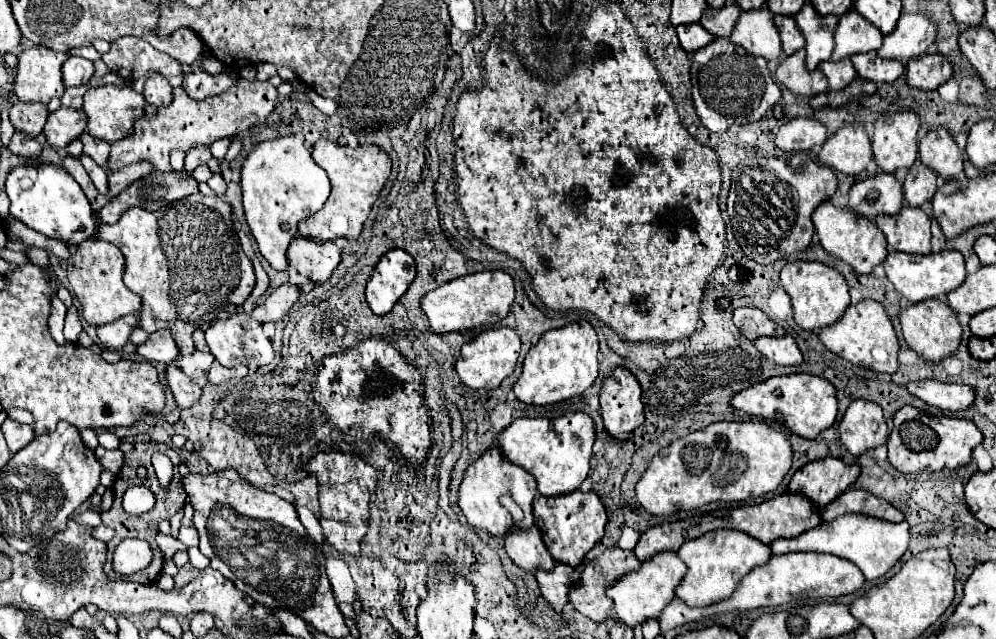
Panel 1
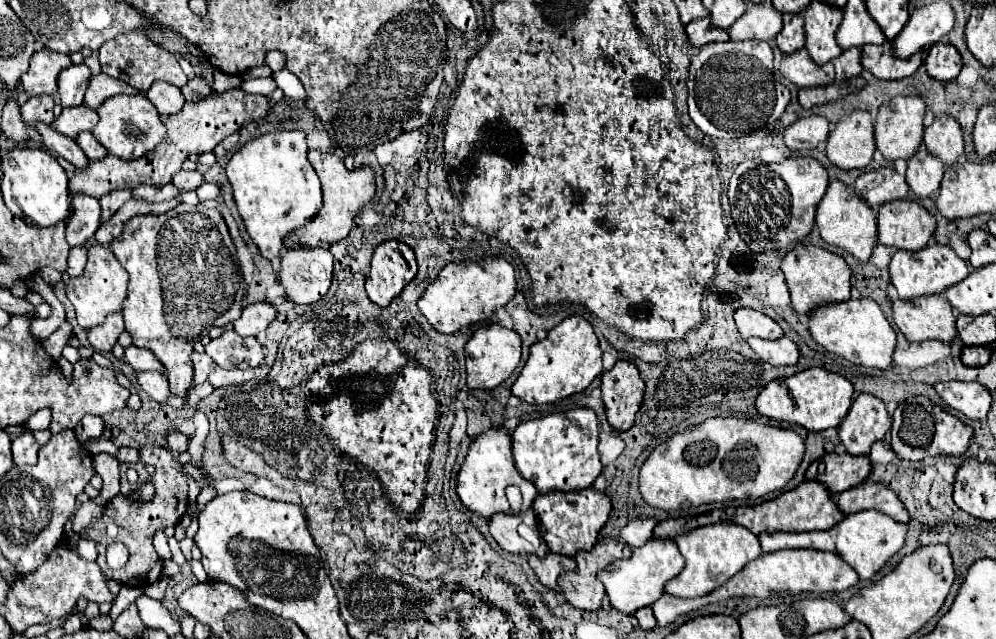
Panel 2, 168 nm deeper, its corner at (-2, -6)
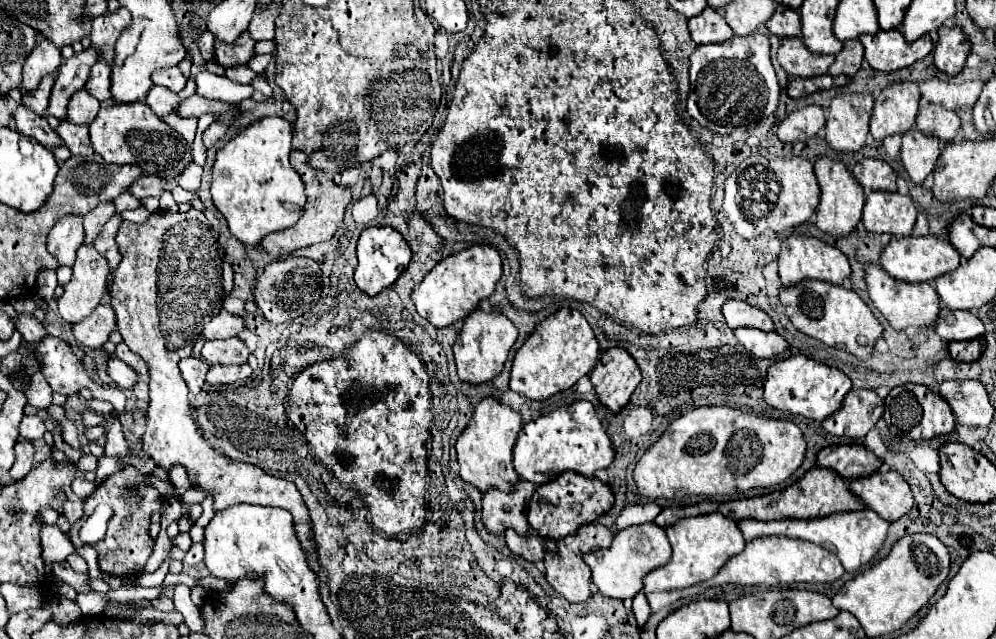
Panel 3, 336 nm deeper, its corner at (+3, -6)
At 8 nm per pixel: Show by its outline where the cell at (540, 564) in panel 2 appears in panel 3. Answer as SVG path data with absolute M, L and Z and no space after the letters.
M509 530L509 532L505 532L505 540L507 540L507 546L513 554L519 554L529 562L539 562L539 560L545 558L546 547L544 540L546 538L542 539L537 534L531 534L529 540L521 540L517 536L517 532Z

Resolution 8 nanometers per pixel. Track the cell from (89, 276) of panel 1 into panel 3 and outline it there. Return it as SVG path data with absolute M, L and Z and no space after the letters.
M83 244L77 250L77 260L73 264L73 278L69 280L69 284L65 284L65 292L59 298L59 312L61 316L69 322L69 324L77 324L81 320L85 320L103 300L105 292L109 290L111 284L111 270L109 270L109 262L105 256L101 256L93 246Z

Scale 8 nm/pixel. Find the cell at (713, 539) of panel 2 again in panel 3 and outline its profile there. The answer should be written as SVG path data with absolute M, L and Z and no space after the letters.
M705 514L695 518L679 520L677 524L667 528L667 538L673 546L673 556L669 564L663 568L657 568L645 576L645 588L643 592L667 592L667 590L679 590L689 588L693 584L699 584L703 580L713 578L735 554L745 550L745 538L741 536L741 530L737 528L735 520L729 520L721 514Z

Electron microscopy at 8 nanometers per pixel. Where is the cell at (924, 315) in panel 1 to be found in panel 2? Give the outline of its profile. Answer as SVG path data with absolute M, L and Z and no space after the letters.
M930 294L914 300L892 300L892 318L908 342L956 338L956 316L952 306L940 294Z

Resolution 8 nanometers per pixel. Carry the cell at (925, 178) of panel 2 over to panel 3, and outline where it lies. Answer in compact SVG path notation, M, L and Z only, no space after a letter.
M915 128L903 136L901 162L913 184L923 184L925 178L933 174L939 156L941 156L941 148L937 140L929 140L927 136L921 136L921 132L917 132Z

